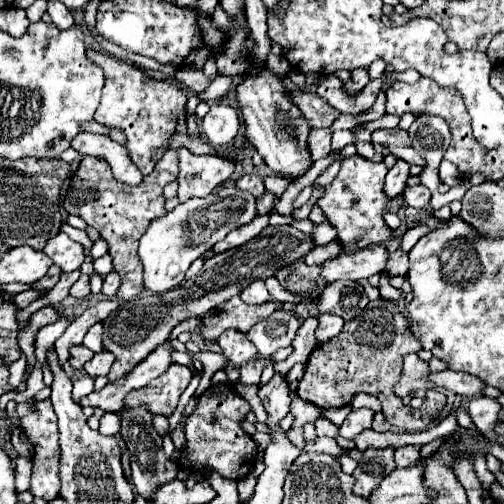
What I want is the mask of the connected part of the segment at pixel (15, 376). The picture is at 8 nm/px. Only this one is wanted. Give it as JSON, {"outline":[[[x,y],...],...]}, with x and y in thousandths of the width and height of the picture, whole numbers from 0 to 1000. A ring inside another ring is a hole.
{"outline":[[[42,700],[42,706],[34,716],[18,722],[20,746],[16,760],[26,772],[32,772],[42,760],[52,724],[54,712],[46,700]]]}

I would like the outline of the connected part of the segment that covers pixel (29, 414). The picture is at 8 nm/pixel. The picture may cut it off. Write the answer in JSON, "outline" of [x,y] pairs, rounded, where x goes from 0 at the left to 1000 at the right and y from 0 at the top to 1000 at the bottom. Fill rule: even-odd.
{"outline":[[[99,792],[75,798],[69,806],[34,802],[34,817],[42,825],[42,853],[50,865],[69,881],[65,901],[65,940],[62,940],[62,980],[89,988],[101,996],[117,980],[117,857],[113,825],[105,813]]]}

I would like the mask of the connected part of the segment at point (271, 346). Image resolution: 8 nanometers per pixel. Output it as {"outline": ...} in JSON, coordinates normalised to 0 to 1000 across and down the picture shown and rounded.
{"outline":[[[546,615],[534,631],[506,643],[490,659],[490,671],[510,687],[518,706],[538,706],[554,690],[577,687],[581,671],[589,667],[593,647],[597,639],[585,623],[565,619],[565,615]]]}

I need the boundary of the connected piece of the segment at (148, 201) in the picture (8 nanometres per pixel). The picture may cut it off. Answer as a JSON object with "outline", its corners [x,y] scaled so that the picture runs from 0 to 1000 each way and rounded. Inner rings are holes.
{"outline":[[[331,298],[327,310],[308,325],[304,341],[280,357],[272,369],[244,365],[224,353],[220,333],[208,317],[169,310],[149,341],[125,409],[137,425],[161,429],[177,448],[192,452],[200,472],[216,484],[216,504],[224,512],[228,540],[240,544],[240,571],[232,579],[236,595],[256,595],[284,579],[284,532],[272,512],[272,484],[276,472],[296,452],[300,437],[331,425],[327,417],[327,389],[323,373],[347,357],[355,345],[355,313],[347,298]]]}

